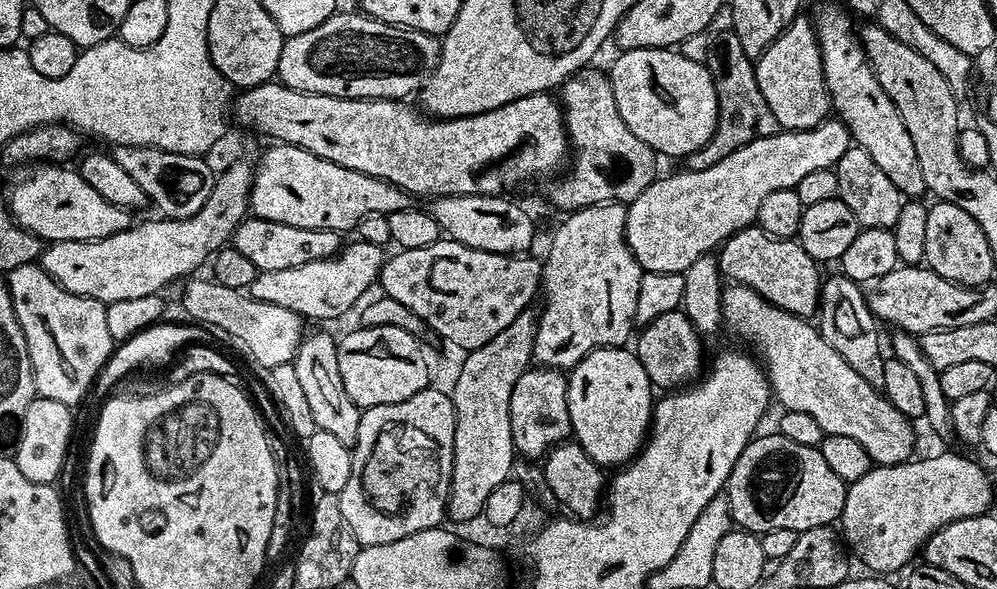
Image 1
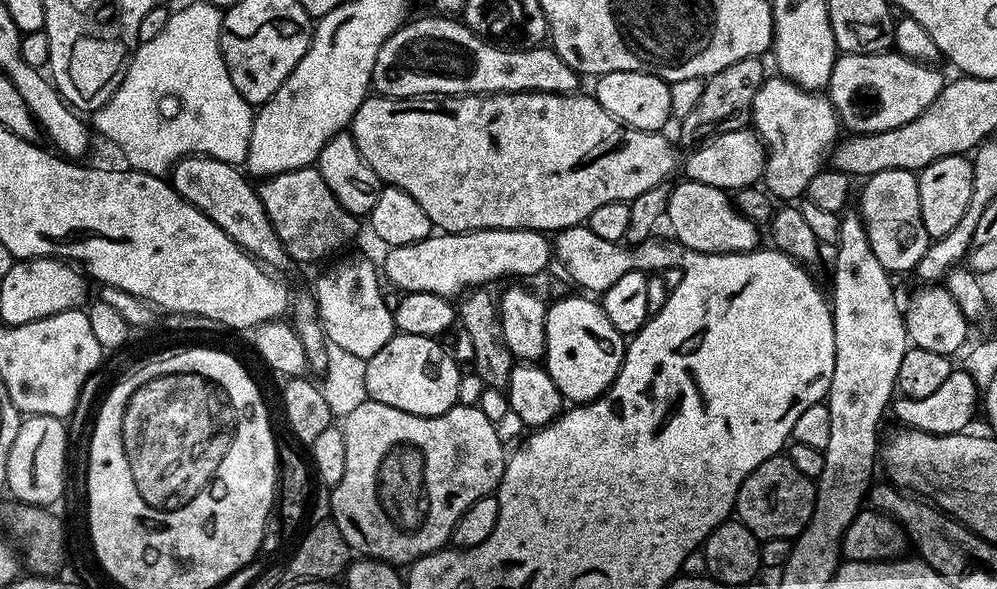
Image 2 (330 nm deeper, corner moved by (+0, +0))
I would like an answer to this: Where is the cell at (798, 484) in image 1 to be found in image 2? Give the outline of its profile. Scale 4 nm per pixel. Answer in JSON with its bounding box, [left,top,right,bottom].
[735,455,816,538]

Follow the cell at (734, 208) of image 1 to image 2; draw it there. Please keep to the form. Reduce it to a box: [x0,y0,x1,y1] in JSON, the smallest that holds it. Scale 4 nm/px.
[826,50,945,133]

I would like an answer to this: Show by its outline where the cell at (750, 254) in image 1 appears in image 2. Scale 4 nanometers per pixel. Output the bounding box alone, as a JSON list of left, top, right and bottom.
[666,179,761,252]

